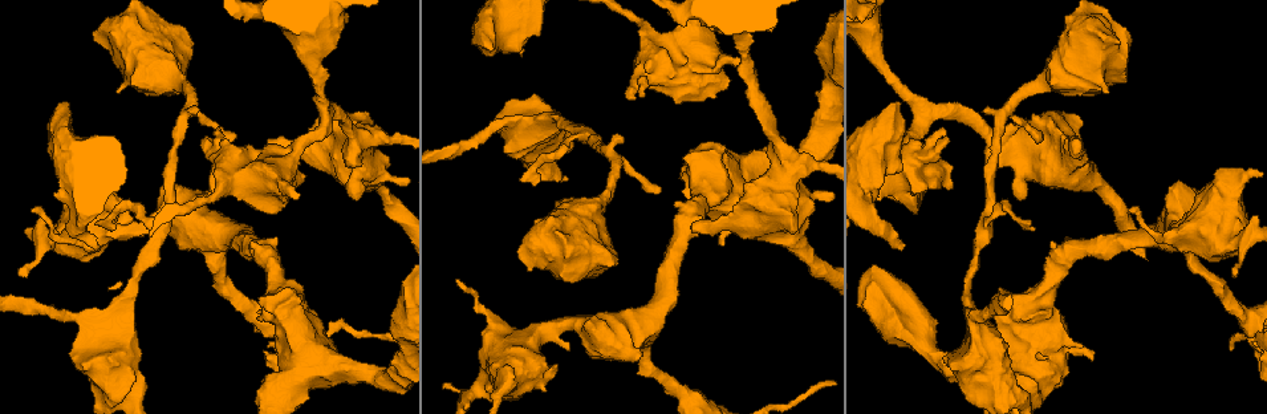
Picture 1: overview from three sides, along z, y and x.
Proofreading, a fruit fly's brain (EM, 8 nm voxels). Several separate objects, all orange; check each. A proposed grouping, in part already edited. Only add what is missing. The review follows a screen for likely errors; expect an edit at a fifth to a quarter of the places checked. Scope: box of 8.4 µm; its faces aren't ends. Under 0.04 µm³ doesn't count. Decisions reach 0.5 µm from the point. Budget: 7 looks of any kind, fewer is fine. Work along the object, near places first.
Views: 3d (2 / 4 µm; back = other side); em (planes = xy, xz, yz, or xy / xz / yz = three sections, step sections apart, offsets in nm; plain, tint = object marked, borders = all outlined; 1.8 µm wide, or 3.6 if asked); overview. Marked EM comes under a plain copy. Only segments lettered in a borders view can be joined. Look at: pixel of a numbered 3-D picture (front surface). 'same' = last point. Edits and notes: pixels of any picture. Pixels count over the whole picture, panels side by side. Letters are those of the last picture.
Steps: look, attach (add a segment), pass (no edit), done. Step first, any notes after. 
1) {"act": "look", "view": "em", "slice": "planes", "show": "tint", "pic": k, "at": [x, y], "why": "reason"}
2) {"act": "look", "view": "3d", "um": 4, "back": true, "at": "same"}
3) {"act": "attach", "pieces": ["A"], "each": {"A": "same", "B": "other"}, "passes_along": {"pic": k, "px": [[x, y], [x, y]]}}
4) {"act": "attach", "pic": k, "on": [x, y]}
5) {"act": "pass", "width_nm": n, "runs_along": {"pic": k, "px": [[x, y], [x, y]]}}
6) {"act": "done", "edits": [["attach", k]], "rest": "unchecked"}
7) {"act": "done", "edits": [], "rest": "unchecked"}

{"act": "look", "view": "em", "um": 3.6, "slice": "planes", "show": "borders", "pic": 1, "at": [952, 189], "why": "thick end"}

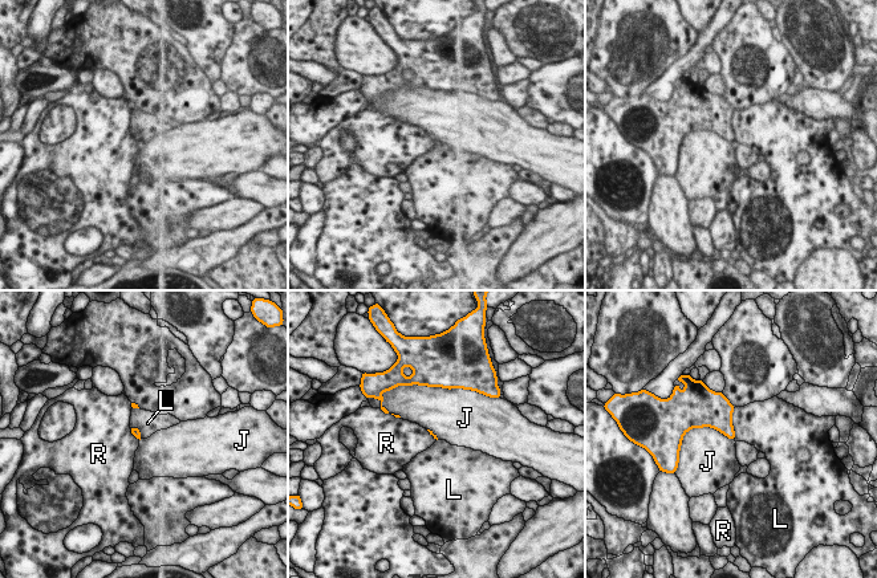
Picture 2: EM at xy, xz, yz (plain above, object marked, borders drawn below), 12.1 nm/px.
{"act": "pass", "longest_contact_nm": ["J", 550], "each": {"J": "other", "L": "other", "R": "other"}, "found": "no lettered segment goes on from it"}

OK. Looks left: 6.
{"act": "look", "view": "3d", "um": 2, "pic": 1, "at": [268, 140]}

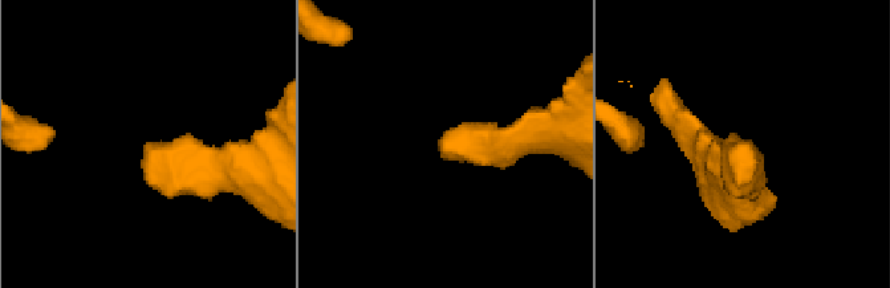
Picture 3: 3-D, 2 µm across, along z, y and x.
{"act": "look", "view": "em", "slice": "planes", "show": "borders", "pic": 3, "at": [146, 144]}

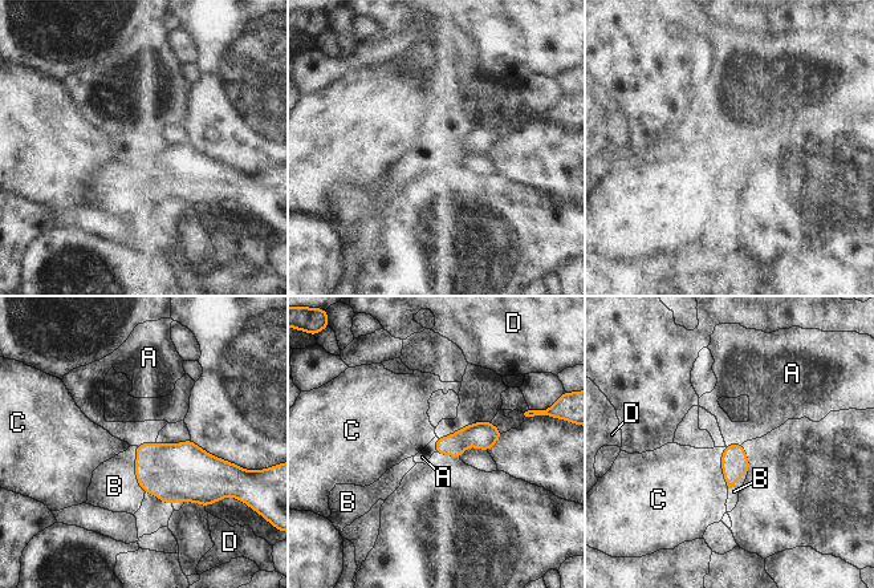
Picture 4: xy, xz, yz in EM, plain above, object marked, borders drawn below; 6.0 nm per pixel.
{"act": "attach", "pieces": ["B"], "each": {"A": "other", "B": "same", "C": "other", "D": "other"}, "found": "it goes on there"}

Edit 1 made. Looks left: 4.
{"act": "look", "view": "3d", "um": 2, "pic": 1, "at": [96, 245], "why": "an open end"}

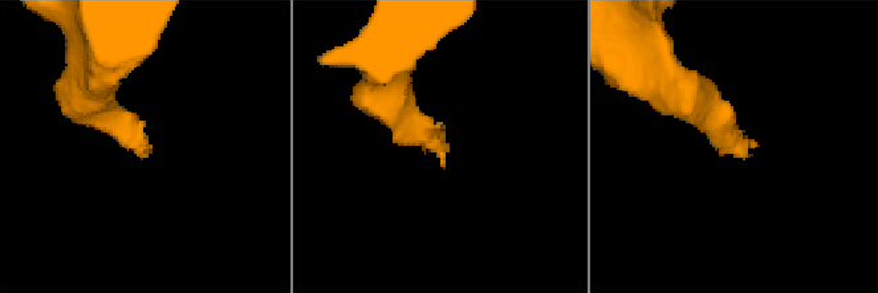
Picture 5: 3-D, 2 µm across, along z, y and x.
{"act": "look", "view": "em", "slice": "yz", "step": 4, "show": "tint", "pic": 5, "at": [144, 150]}

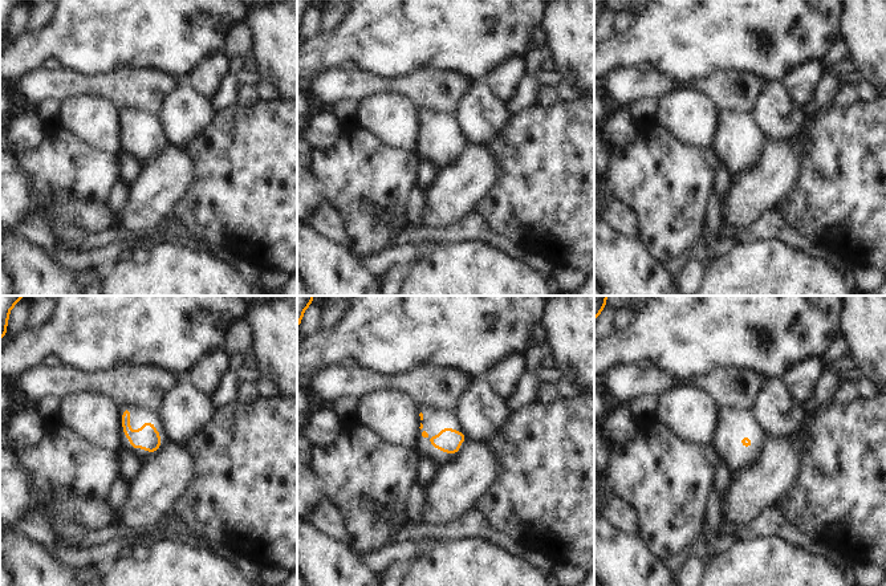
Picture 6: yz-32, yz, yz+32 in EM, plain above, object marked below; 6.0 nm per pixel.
{"act": "look", "view": "em", "slice": "planes", "show": "borders", "at": "same", "why": "another direction"}

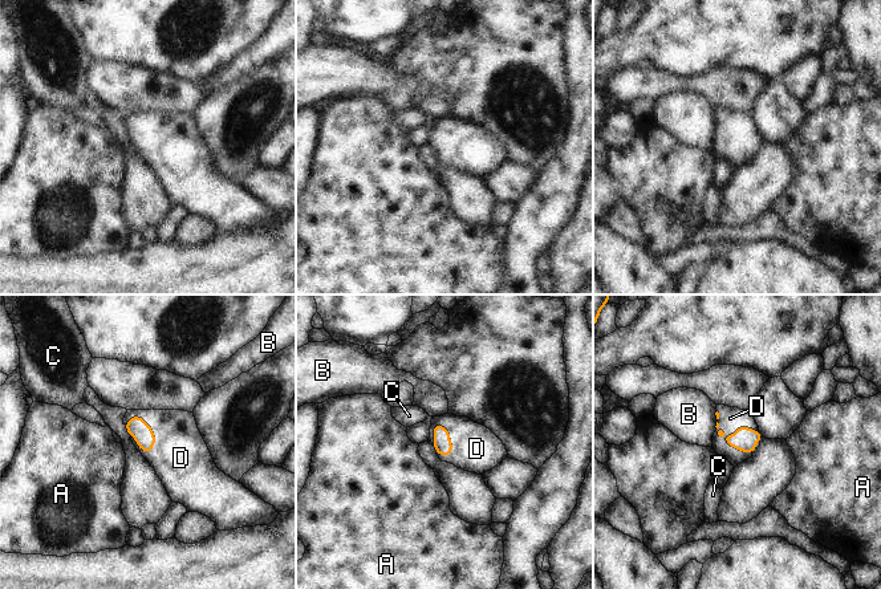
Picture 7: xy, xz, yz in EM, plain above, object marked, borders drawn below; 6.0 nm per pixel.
{"act": "attach", "pieces": ["D"], "each": {"A": "other", "B": "other", "C": "other", "D": "same"}, "passes_along": {"pic": 7, "px": [[746, 438], [738, 430], [730, 418]]}, "found": "the neuron continues"}

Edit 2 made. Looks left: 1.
{"act": "done", "edits": [["attach", 4], ["attach", 7]], "rest": "unchecked"}

